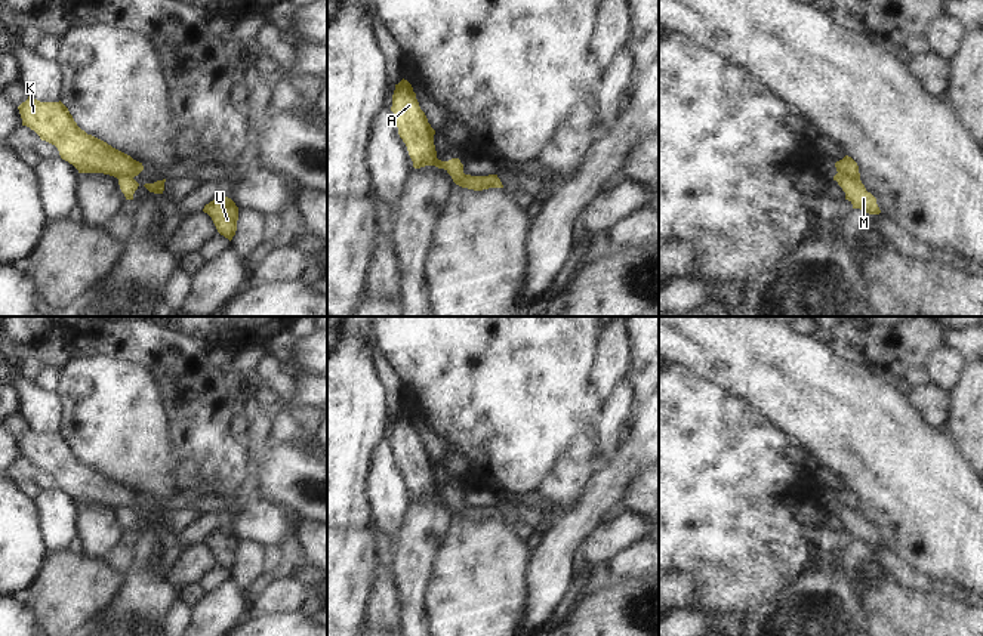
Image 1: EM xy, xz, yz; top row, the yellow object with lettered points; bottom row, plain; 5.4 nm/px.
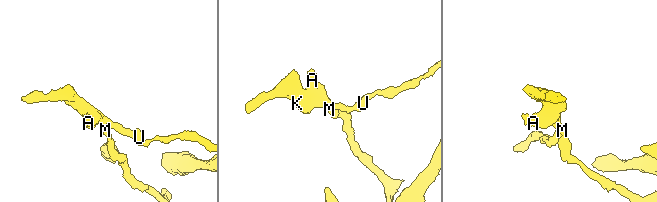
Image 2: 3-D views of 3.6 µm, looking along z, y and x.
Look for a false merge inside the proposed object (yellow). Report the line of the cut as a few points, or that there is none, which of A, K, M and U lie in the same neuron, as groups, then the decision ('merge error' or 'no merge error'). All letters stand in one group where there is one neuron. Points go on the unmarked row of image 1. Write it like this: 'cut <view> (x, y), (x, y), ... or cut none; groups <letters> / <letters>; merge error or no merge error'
cut xz (446, 493), (453, 505), (464, 506); groups A K U / M; merge error

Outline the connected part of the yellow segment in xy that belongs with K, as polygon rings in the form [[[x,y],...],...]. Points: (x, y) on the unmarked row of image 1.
[[[28,427],[18,441],[22,457],[55,476],[61,490],[78,504],[104,504],[121,510],[135,509],[144,501],[142,494],[81,461],[61,432],[40,433]]]

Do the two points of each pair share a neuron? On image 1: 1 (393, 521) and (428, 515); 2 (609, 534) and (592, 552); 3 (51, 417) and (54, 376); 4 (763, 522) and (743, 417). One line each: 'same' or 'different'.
1: different
2: same
3: different
4: same

